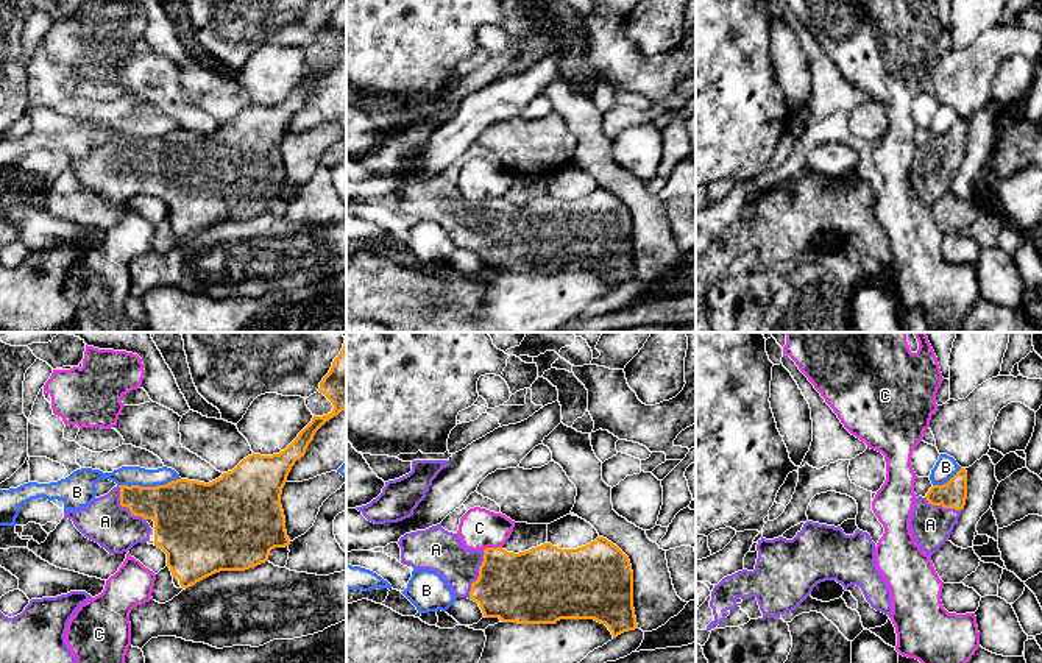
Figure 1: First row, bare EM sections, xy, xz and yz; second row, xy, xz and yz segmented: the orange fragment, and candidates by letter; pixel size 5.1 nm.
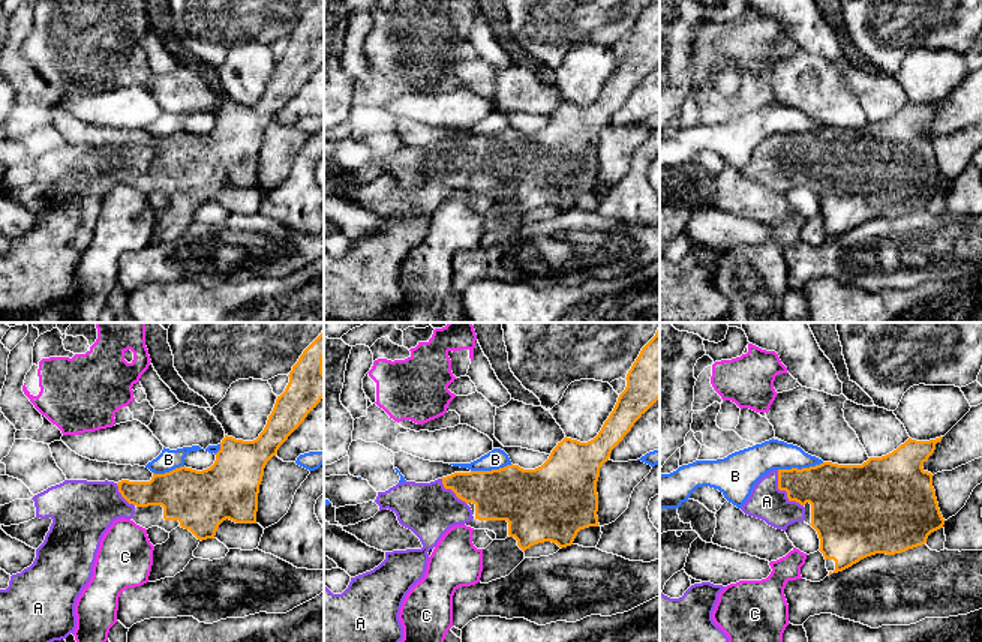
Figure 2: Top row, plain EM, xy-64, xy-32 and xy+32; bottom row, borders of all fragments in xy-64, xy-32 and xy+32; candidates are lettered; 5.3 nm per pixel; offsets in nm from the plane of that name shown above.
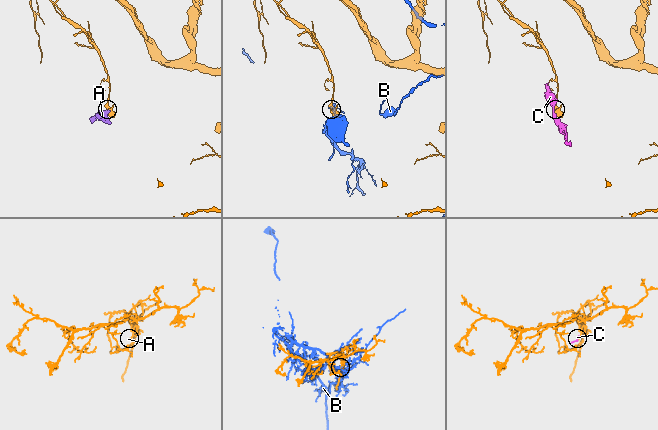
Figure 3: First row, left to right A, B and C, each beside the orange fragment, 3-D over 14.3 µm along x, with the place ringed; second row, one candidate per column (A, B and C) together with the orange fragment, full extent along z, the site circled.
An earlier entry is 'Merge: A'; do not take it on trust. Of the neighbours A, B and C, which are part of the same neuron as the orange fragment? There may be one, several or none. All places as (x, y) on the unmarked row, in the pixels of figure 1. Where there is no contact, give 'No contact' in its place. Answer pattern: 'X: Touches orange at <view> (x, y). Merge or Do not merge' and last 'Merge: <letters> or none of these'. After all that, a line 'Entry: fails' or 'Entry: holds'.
A: Touches orange at xz (479, 225). Merge
B: Touches orange at xy (148, 138). Do not merge
C: Touches orange at xz (492, 198). Do not merge
Merge: A
Entry: holds

